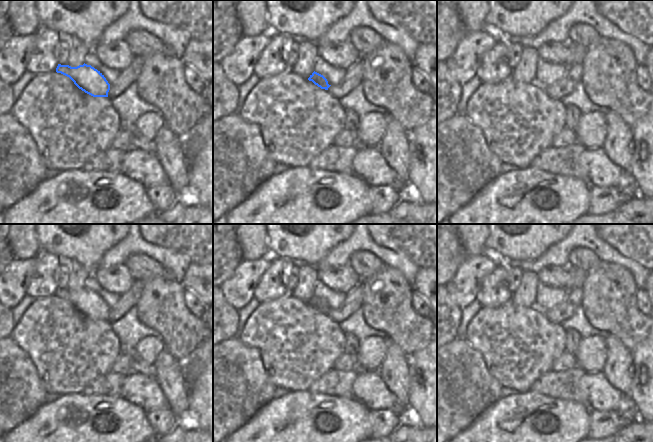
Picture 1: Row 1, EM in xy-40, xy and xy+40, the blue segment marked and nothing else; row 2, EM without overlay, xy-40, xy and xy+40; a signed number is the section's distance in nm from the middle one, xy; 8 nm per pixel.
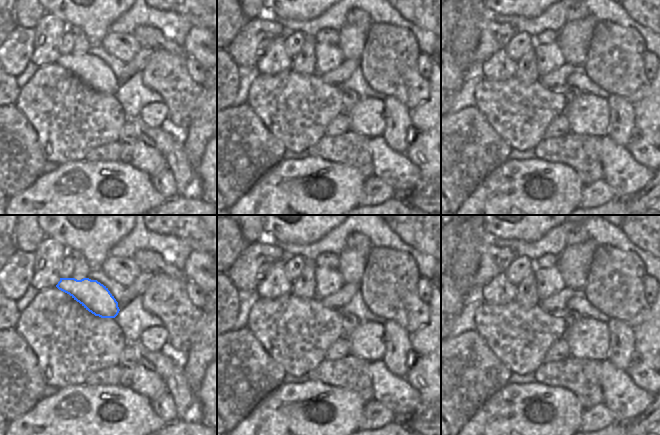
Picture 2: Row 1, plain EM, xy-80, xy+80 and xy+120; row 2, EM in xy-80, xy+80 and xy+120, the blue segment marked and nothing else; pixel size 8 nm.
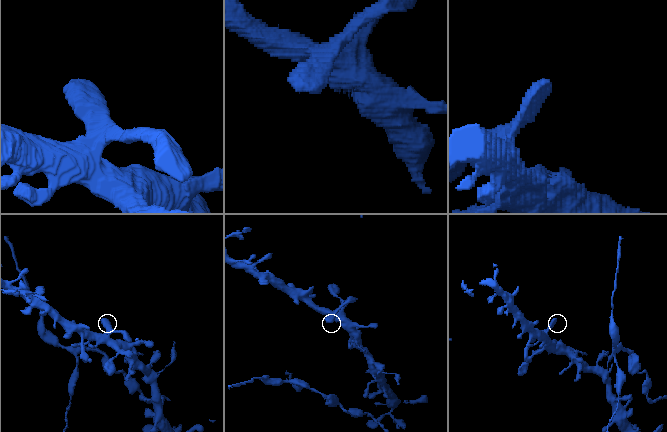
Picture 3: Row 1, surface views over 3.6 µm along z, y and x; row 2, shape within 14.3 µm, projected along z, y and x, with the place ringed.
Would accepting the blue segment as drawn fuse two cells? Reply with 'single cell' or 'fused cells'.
fused cells

